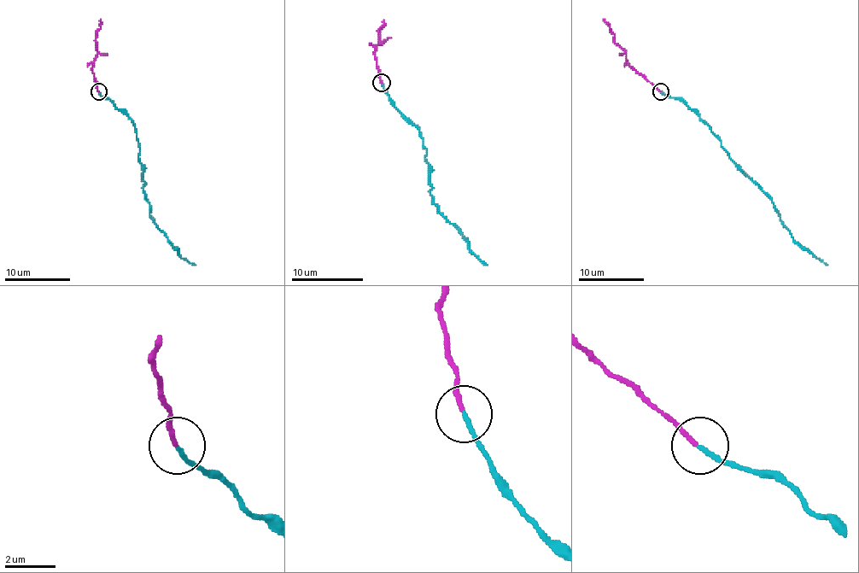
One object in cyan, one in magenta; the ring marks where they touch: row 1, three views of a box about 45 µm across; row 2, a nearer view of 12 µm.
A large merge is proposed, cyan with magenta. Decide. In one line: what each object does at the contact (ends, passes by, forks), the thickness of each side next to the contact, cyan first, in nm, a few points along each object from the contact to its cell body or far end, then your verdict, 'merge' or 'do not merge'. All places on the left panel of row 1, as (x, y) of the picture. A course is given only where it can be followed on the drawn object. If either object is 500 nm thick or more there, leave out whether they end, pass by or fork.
cyan ends there; magenta ends there; 170 nm thick on the cyan side, 170 nm on the other; cyan runs (99, 91), (133, 122), (149, 215), (183, 258), (195, 265); magenta runs (99, 91), (92, 67), (97, 51), (96, 33), (101, 29), (101, 19); do not merge

